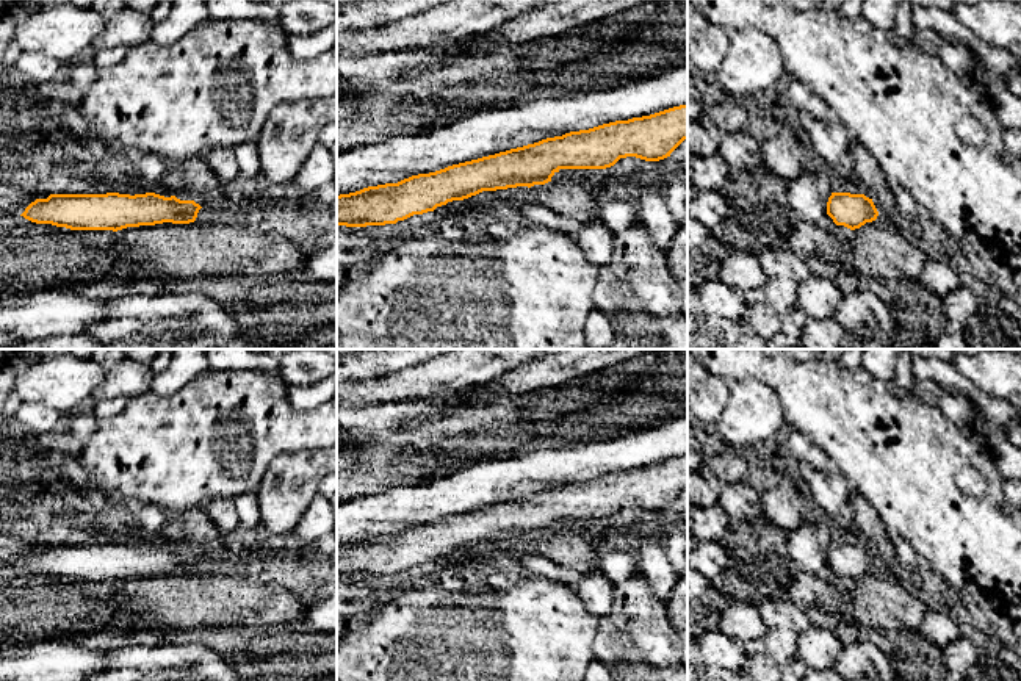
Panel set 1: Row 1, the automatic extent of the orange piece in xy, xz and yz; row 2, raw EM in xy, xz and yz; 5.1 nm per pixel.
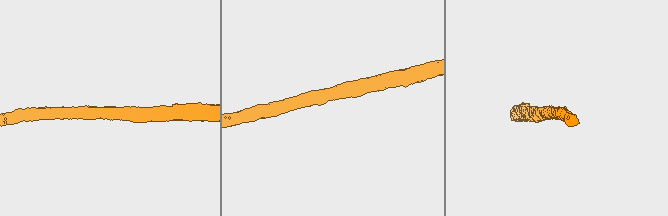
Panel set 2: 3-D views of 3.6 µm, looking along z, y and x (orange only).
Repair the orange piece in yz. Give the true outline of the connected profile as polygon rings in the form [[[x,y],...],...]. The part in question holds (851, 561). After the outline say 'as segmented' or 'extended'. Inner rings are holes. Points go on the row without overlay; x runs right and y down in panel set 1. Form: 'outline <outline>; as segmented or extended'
outline [[[832,543],[827,553],[827,565],[836,576],[855,581],[866,573],[875,571],[878,562],[872,549],[864,545]]]; as segmented

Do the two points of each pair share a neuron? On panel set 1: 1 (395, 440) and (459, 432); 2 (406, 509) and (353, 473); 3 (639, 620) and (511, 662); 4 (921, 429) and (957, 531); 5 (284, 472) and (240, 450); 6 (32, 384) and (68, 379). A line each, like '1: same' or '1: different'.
1: same
2: different
3: different
4: same
5: different
6: same

